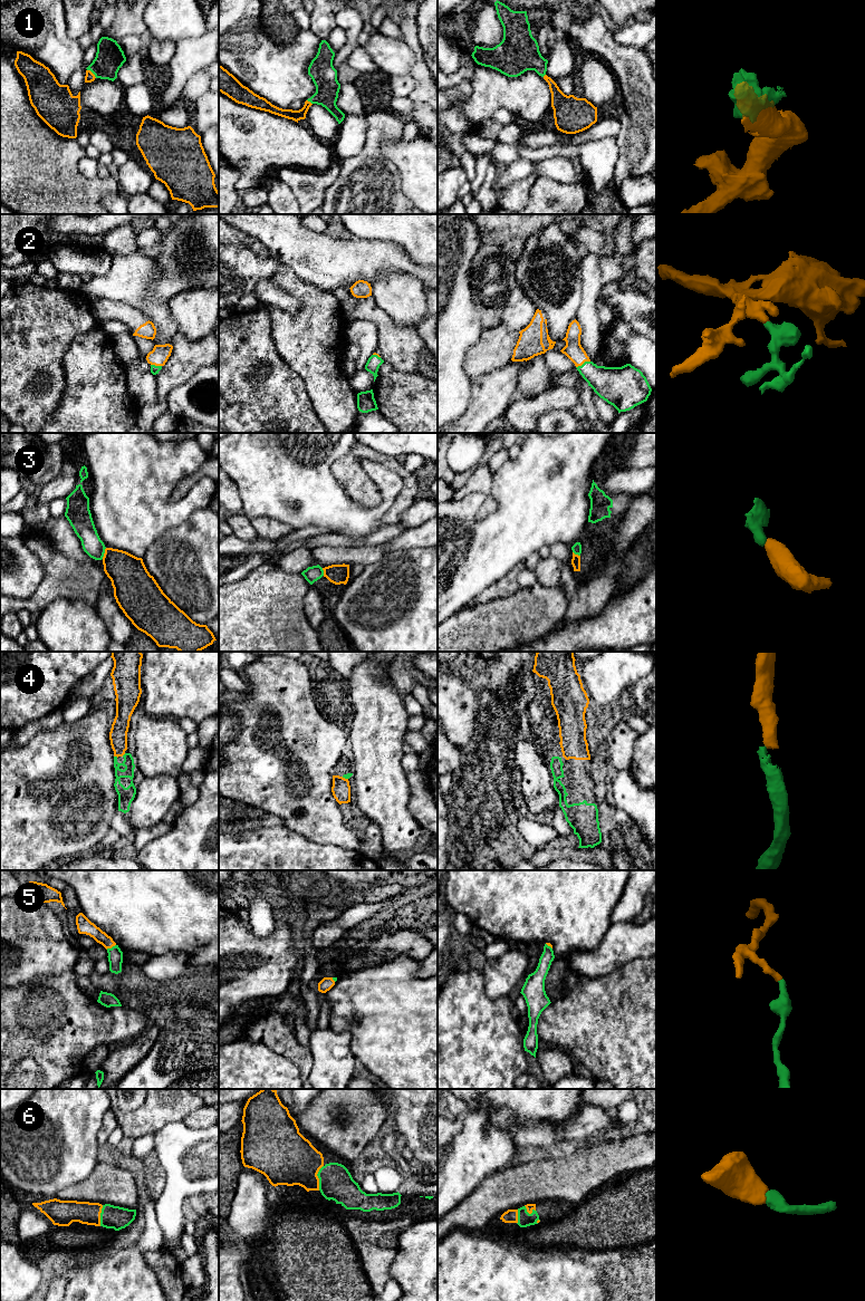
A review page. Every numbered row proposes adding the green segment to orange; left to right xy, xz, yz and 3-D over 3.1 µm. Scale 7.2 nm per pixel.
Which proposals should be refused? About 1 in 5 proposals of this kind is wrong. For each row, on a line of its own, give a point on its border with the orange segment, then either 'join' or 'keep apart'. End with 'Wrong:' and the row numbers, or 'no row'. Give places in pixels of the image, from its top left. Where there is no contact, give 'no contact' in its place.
1: contact xy (92, 73); join
2: contact yz (583, 363); join
3: contact xy (104, 553); join
4: contact xy (116, 755); join
5: contact xy (111, 947); join
6: contact xz (317, 1177); join
Wrong: no row

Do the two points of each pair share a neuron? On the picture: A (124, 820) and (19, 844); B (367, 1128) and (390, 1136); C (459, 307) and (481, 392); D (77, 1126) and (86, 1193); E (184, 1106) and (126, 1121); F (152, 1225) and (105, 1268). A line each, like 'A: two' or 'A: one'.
A: two
B: two
C: two
D: two
E: one
F: one

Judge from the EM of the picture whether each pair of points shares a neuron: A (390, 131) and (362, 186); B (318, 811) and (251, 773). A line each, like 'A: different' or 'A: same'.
A: same
B: same

